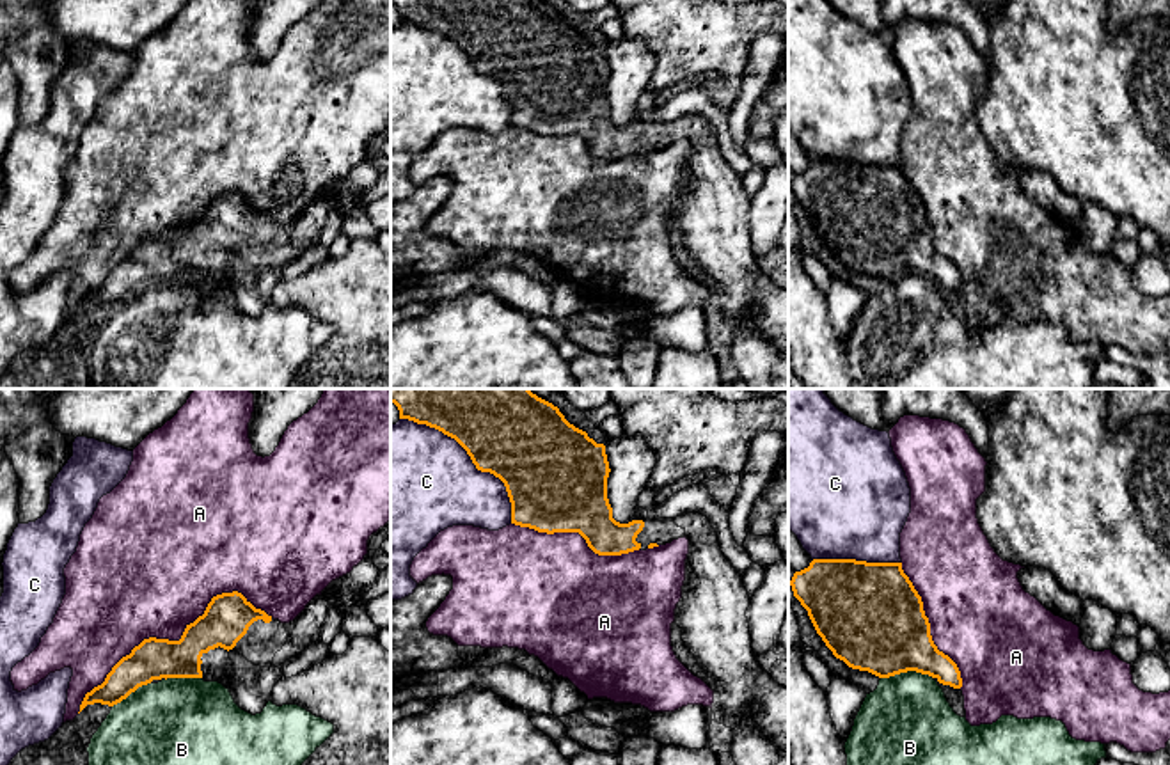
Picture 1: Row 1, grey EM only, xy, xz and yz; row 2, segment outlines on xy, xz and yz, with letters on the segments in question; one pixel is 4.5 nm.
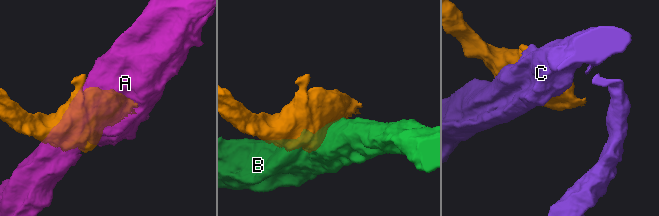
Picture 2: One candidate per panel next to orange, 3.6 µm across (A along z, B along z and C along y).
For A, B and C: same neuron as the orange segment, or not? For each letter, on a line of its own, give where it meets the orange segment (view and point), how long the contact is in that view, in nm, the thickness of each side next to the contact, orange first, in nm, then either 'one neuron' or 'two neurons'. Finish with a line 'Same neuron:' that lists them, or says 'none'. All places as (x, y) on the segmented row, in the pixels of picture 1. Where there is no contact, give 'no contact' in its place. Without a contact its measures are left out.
A: contact xy (173, 641); length 1000 nm; calibres 200 and 440 nm; two neurons
B: contact yz (906, 671); length 240 nm; calibres 420 and 400 nm; two neurons
C: contact xz (471, 458); length 700 nm; calibres 420 and 480 nm; two neurons
Same neuron: none

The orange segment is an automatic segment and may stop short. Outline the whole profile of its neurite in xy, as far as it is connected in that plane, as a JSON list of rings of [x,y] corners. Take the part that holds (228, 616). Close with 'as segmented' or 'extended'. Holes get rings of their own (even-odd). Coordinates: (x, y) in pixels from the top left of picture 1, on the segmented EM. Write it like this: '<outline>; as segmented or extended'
[[[238,591],[217,595],[208,603],[204,614],[186,625],[179,641],[149,637],[135,646],[130,655],[123,657],[112,667],[101,685],[85,694],[80,712],[94,703],[114,706],[138,687],[158,683],[167,678],[202,678],[204,682],[218,682],[229,689],[229,674],[233,671],[231,650],[243,655],[254,666],[279,667],[312,643],[320,641],[328,607],[327,598],[316,595],[293,621],[281,623],[265,611],[256,609]]]; extended

